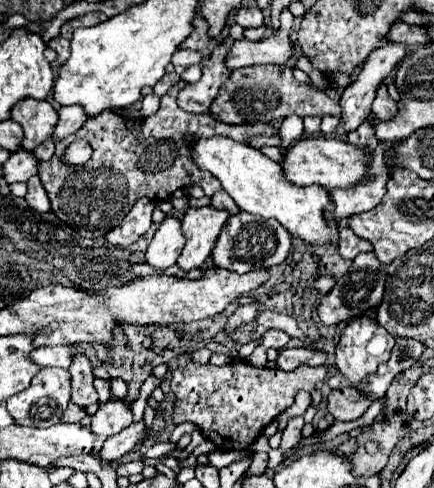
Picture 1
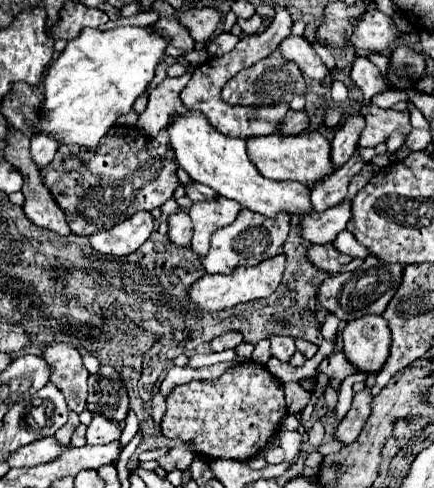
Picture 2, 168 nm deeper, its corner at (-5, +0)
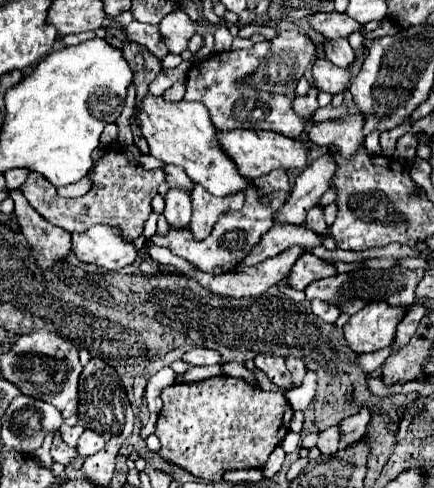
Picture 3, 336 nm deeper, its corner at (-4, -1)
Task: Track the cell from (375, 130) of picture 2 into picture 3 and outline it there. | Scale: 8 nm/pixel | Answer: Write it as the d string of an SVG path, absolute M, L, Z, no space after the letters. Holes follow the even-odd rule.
M352 114L330 122L318 122L312 124L308 130L308 142L314 146L330 146L340 150L342 156L348 158L348 154L356 154L356 150L364 144L364 116Z

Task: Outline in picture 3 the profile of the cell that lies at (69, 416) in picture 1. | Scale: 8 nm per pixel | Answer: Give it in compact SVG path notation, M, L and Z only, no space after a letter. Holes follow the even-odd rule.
M60 432L54 434L54 442L52 442L52 450L50 450L50 454L52 454L54 462L60 462L60 464L64 464L64 466L72 466L72 458L78 456L76 448L68 448L68 446L62 442Z

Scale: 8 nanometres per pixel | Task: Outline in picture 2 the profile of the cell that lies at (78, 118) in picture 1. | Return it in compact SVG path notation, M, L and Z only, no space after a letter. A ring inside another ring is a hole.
M39 133L39 135L35 135L31 139L31 155L33 155L33 161L37 165L41 165L41 167L45 167L45 165L49 165L53 161L53 155L57 153L57 149L59 149L57 141L53 141L53 137L49 137L49 135Z

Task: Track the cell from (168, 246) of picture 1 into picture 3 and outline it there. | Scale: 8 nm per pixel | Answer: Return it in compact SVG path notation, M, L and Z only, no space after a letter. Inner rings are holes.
M170 188L168 194L164 196L164 216L172 228L186 228L192 216L192 206L190 206L190 192L188 190L176 190Z

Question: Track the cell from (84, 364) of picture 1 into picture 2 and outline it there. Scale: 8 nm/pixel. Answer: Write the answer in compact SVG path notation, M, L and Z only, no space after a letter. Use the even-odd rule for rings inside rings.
M53 343L45 349L43 357L53 367L51 381L63 391L69 409L81 413L87 405L89 371L81 361L79 351L67 343Z

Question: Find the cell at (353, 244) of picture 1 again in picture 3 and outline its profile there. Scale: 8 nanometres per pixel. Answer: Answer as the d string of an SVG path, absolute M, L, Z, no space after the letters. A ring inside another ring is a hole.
M302 254L296 260L292 274L288 276L288 286L294 290L304 290L310 282L316 282L316 280L322 280L322 278L328 278L334 274L336 274L336 270L332 264L316 258L314 254Z

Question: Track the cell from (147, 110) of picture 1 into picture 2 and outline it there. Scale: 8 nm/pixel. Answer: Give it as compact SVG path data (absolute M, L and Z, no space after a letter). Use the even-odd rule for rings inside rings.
M189 65L187 72L181 77L167 77L163 83L159 83L151 95L149 95L149 103L145 107L145 111L139 115L137 125L149 135L155 137L159 133L159 129L163 129L173 113L185 113L188 109L181 103L179 93L181 89L187 85L189 77L193 75L193 69L197 65Z

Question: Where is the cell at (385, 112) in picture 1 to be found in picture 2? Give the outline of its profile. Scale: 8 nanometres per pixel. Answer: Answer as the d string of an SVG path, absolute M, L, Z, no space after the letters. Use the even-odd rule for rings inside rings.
M359 57L353 63L351 69L351 79L353 83L361 89L363 93L363 103L371 105L371 99L383 91L387 91L389 87L385 85L385 77L379 73L379 69L367 59L367 57Z

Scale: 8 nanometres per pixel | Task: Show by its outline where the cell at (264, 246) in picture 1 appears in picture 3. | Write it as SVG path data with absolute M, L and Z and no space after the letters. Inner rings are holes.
M272 170L272 174L268 174L268 178L256 178L250 182L252 182L252 186L260 186L260 190L264 190L264 194L272 194L272 202L268 206L260 206L260 198L256 198L256 194L252 194L252 190L248 190L242 210L224 212L224 216L220 216L218 222L214 224L214 230L208 238L196 240L188 228L184 228L184 230L170 228L170 232L166 236L154 234L152 242L158 246L164 246L172 254L188 260L190 264L194 264L202 272L208 272L214 276L230 272L252 250L252 246L260 242L262 234L266 234L274 226L272 218L274 218L276 210L282 208L282 204L286 202L286 194L290 190L290 178L288 178L288 174L284 174L284 170Z

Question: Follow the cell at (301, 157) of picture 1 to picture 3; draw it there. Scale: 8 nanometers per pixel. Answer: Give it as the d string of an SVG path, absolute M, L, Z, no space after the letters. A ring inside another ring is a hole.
M216 130L216 134L218 134L216 138L220 138L220 146L224 146L224 154L228 154L228 158L236 162L238 172L248 180L264 176L276 168L284 168L284 170L306 168L308 150L306 150L306 144L302 144L300 140L292 140L268 130L230 130L230 132Z

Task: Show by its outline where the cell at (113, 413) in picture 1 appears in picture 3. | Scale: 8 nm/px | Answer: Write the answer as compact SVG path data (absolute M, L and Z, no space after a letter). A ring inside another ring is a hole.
M84 430L84 434L78 440L78 446L76 446L78 454L82 454L82 456L92 456L102 448L104 448L104 438L92 430Z

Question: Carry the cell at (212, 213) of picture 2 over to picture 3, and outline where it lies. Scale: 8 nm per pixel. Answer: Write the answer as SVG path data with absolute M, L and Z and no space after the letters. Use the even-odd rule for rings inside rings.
M200 184L194 186L192 194L192 220L190 230L196 240L204 240L210 232L220 214L226 210L240 210L244 204L244 194L232 194L232 198L216 198L208 194Z

